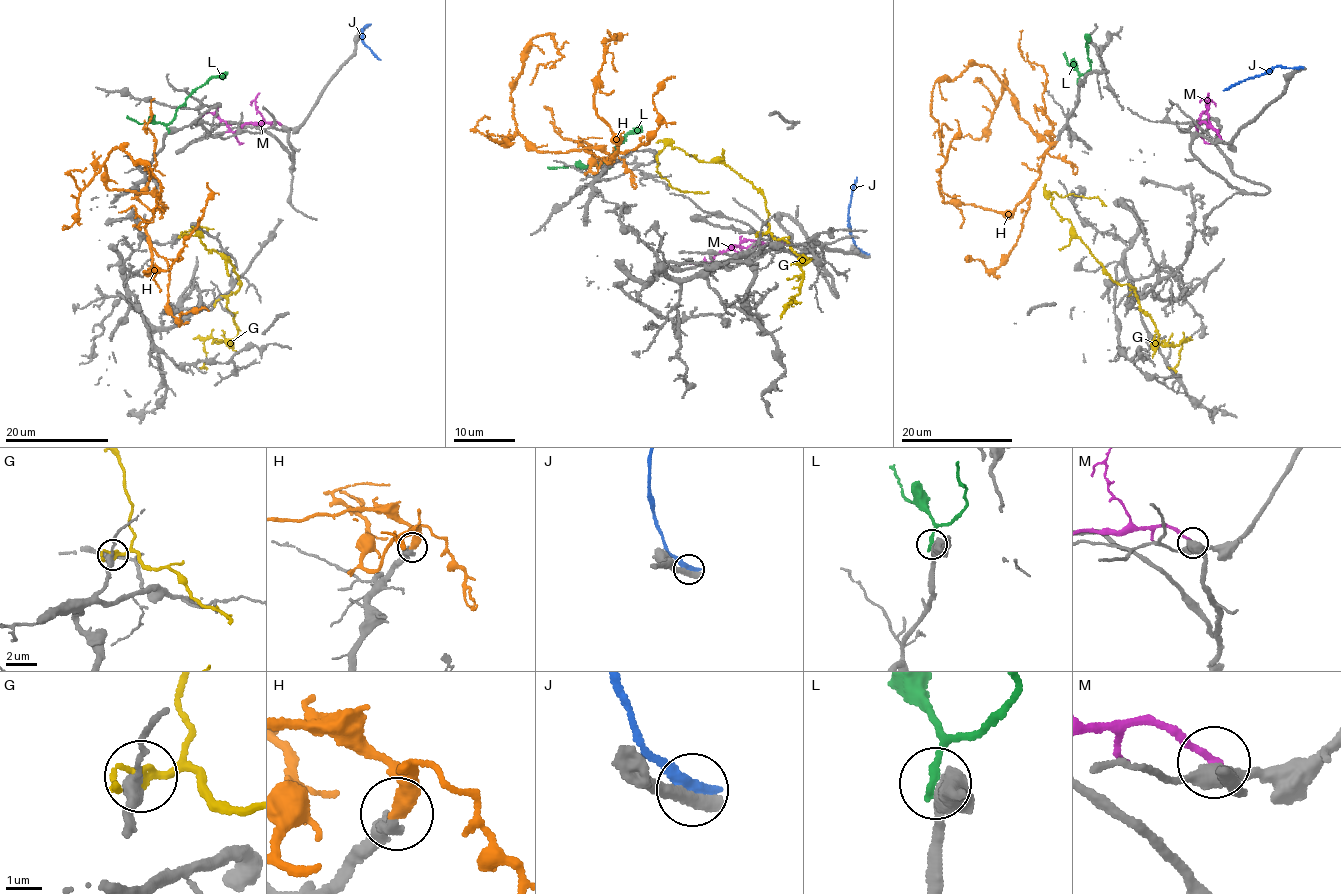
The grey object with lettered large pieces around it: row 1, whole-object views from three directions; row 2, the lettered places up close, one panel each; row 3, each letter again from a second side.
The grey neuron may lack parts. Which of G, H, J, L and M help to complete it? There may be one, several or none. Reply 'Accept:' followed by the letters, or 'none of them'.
Accept: G, H

